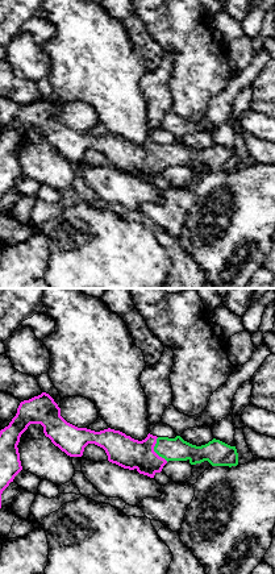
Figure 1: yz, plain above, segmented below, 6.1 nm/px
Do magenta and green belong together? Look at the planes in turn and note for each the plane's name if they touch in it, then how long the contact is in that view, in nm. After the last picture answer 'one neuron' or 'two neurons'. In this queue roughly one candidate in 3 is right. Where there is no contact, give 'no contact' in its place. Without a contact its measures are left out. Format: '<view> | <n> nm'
yz | 170 nm

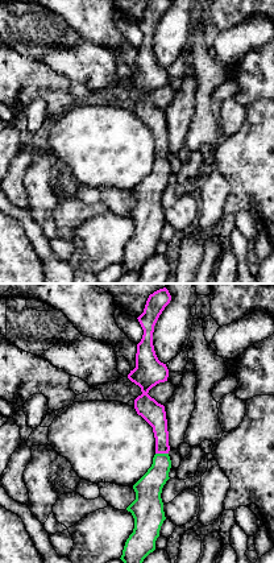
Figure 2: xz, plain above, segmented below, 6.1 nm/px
xz | 80 nm

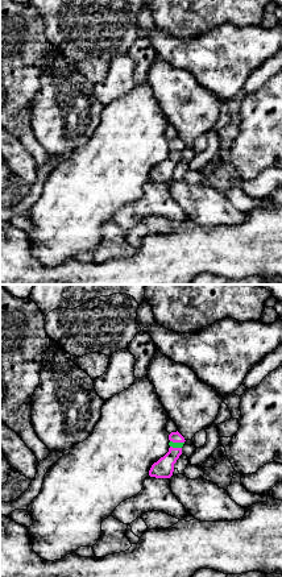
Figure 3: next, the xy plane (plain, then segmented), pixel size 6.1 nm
xy | 90 nm

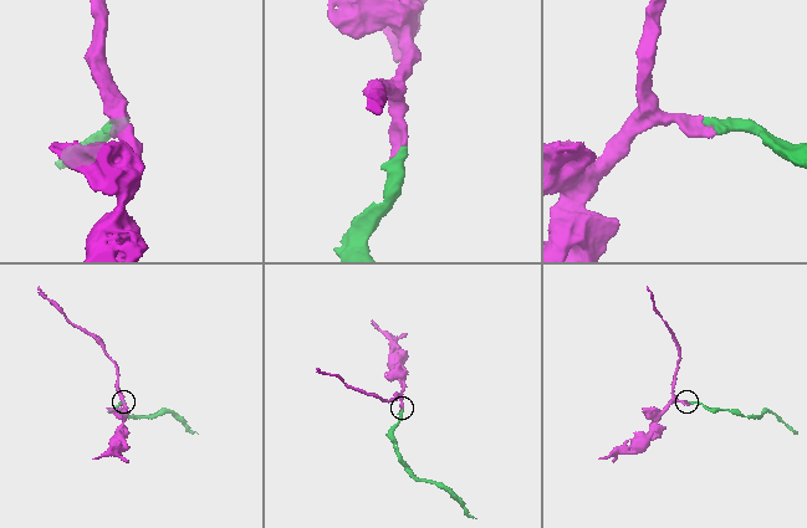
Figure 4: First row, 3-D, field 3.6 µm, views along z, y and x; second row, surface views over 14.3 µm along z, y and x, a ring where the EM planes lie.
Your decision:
one neuron

